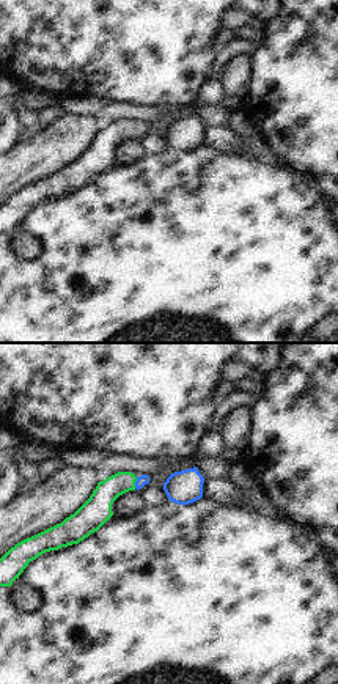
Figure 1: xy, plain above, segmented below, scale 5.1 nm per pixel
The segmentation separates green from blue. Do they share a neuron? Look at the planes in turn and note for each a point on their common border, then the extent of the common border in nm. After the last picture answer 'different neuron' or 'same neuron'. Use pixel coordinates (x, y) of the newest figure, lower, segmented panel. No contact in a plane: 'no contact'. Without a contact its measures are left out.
contact (134, 483); length 70 nm

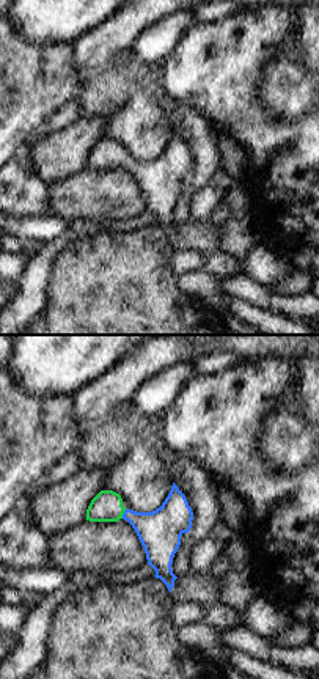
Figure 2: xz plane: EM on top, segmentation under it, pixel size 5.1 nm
contact (123, 513); length 50 nm

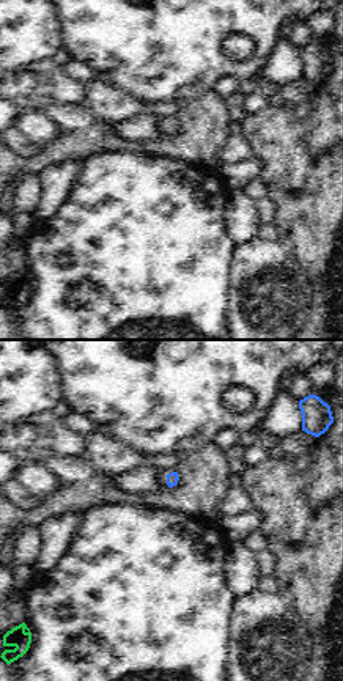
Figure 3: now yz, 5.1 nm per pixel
no contact

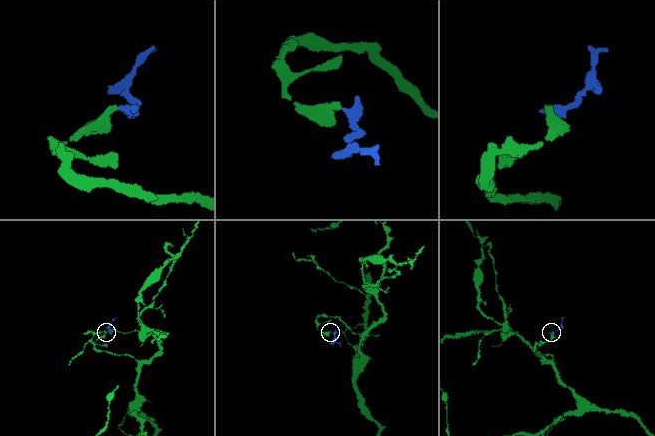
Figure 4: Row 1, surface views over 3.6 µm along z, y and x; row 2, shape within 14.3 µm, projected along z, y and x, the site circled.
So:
same neuron

